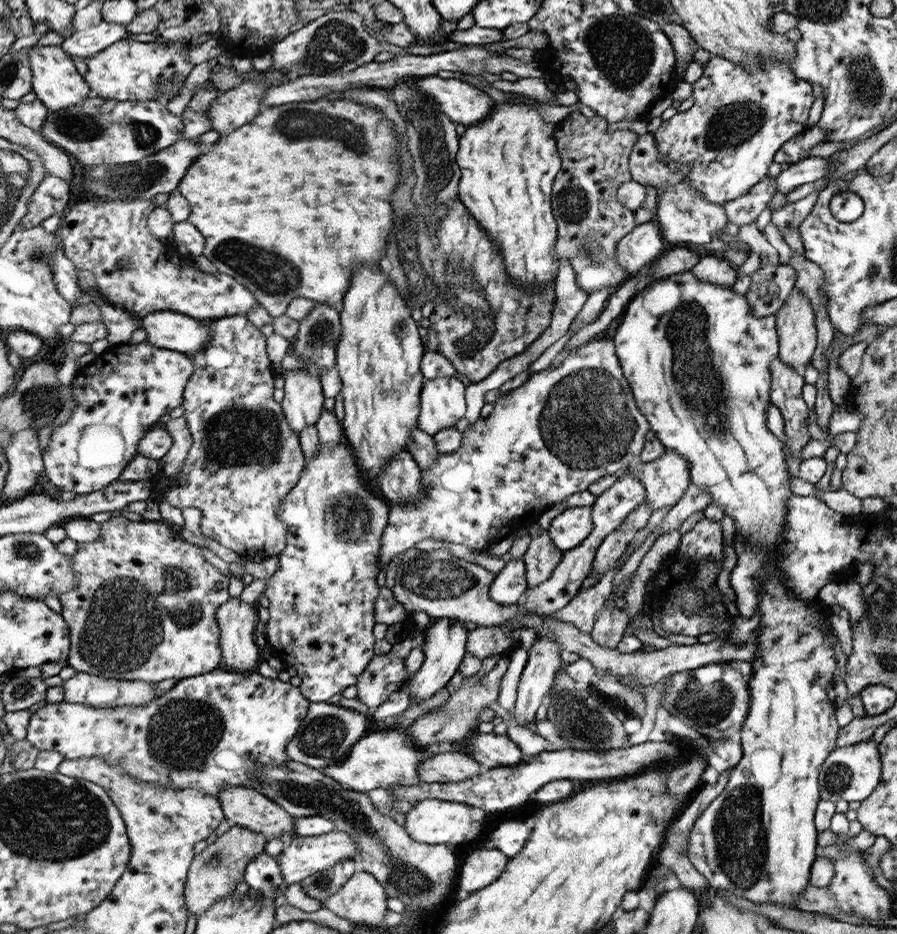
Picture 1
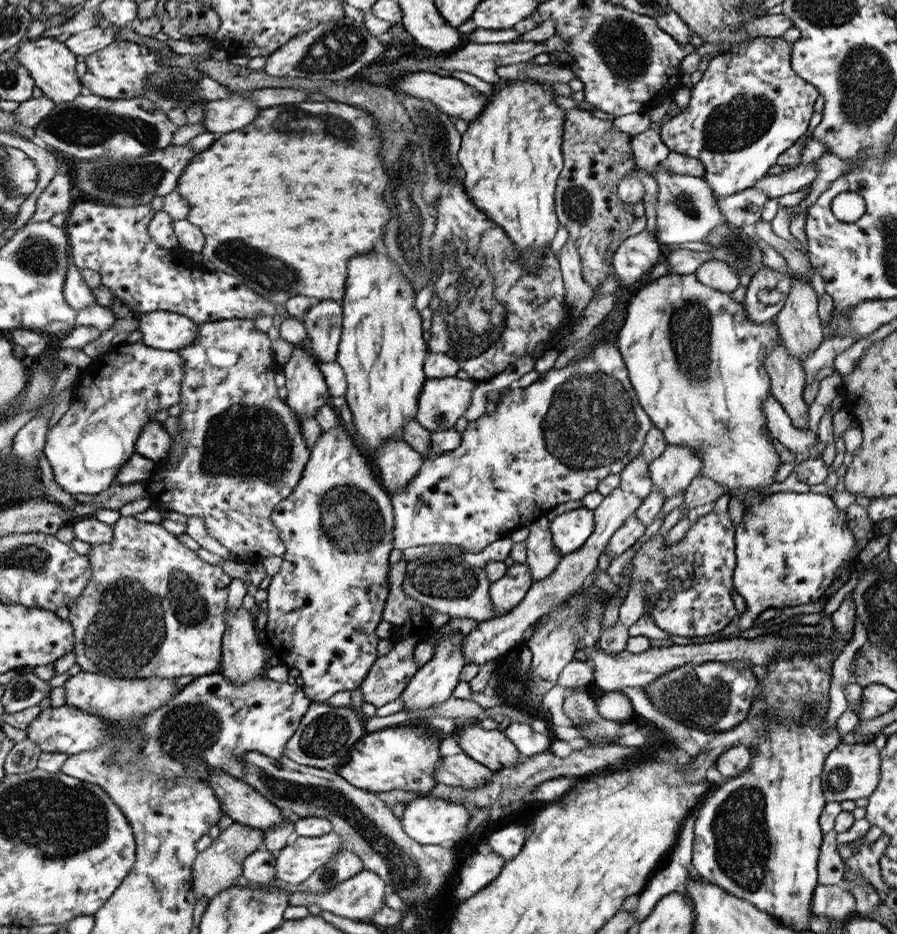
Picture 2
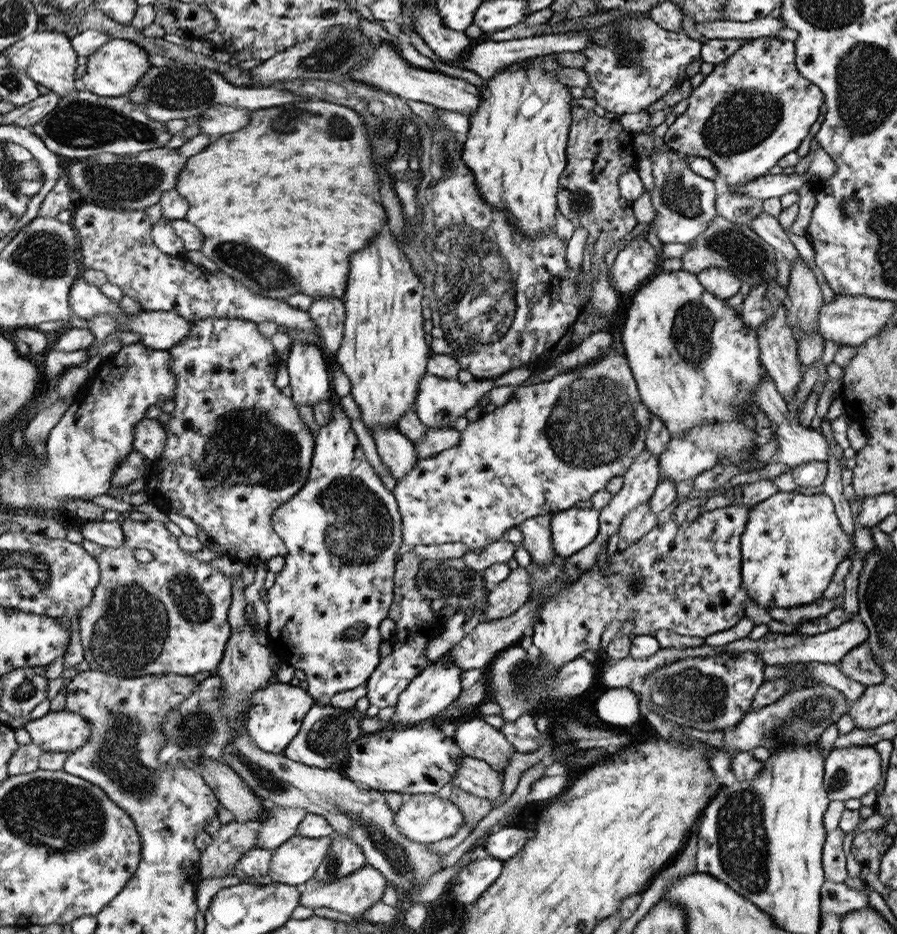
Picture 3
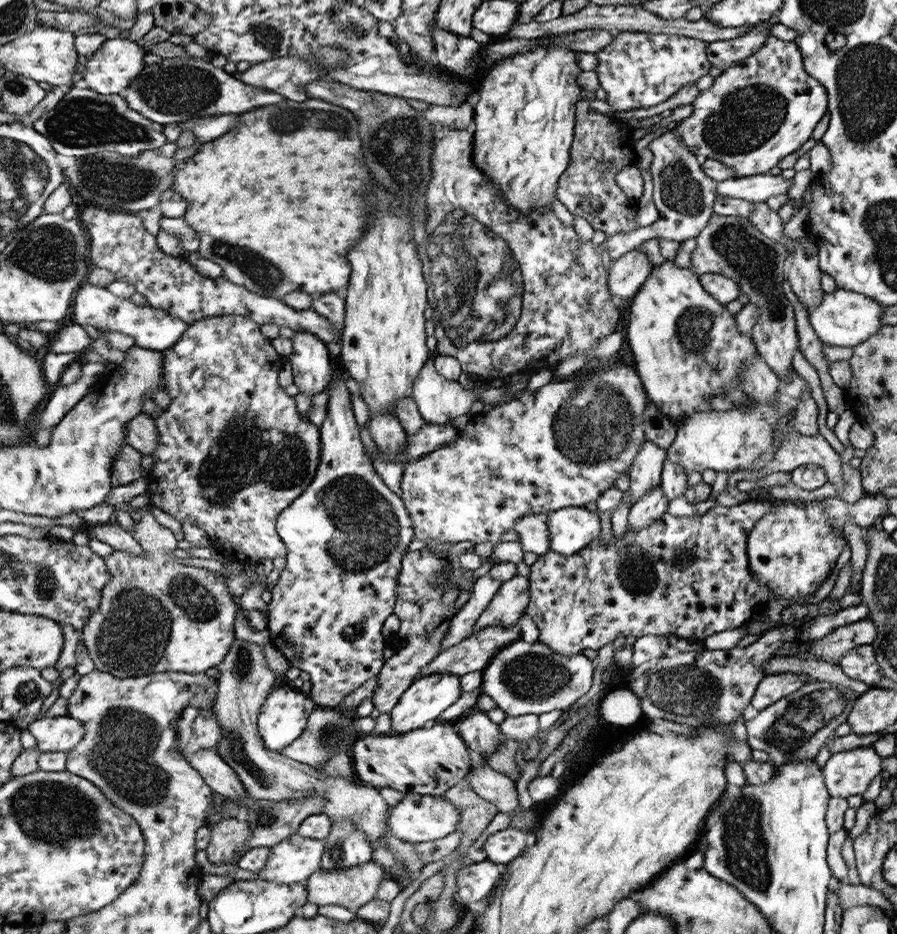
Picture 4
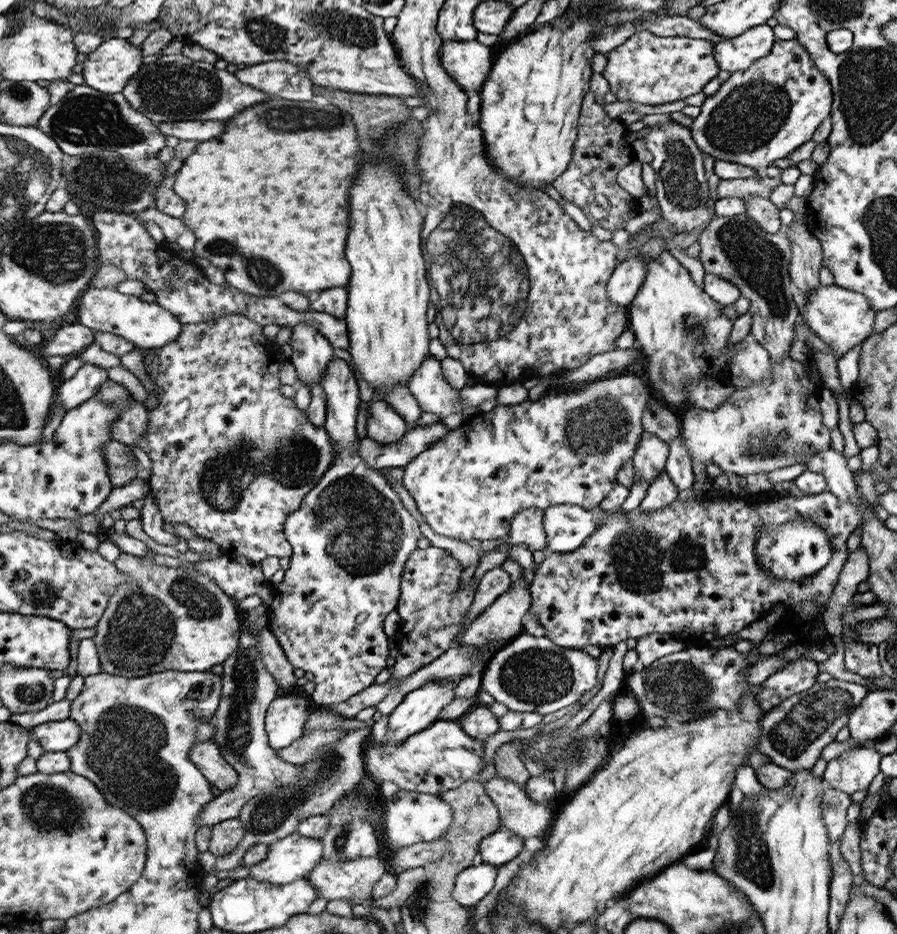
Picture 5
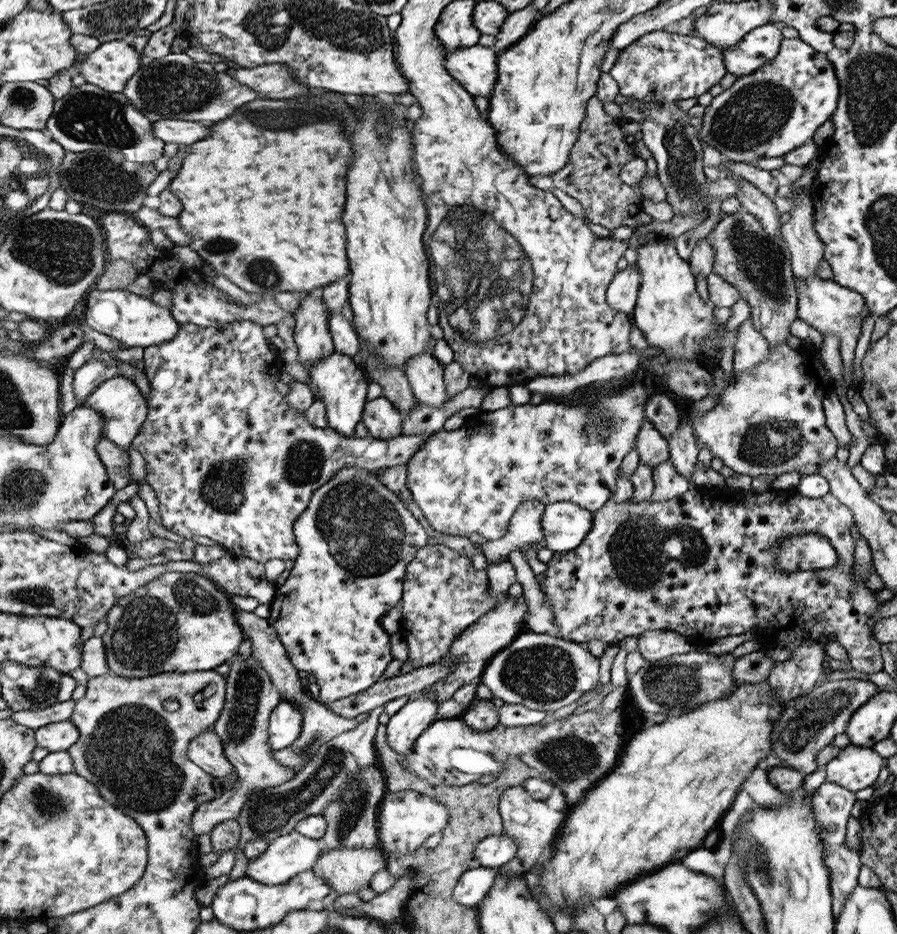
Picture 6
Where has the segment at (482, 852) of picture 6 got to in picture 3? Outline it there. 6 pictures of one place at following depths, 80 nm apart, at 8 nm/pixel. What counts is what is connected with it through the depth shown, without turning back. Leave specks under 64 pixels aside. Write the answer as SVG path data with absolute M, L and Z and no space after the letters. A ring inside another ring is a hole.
M518 827L496 828L484 841L484 847L490 856L506 862L528 844L526 831Z

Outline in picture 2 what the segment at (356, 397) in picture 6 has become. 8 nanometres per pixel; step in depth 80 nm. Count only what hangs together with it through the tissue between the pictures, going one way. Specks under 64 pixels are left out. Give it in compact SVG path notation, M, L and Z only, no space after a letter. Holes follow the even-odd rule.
M341 423L328 432L322 432L318 437L317 443L313 446L308 462L304 467L301 481L294 488L292 495L284 498L277 505L277 509L271 515L271 520L273 526L276 526L276 529L280 532L281 539L285 542L287 549L283 557L282 567L276 574L271 576L270 584L267 586L268 623L264 629L264 639L276 650L275 655L280 658L283 664L290 669L296 668L300 671L305 694L316 703L324 703L336 692L359 688L378 658L376 644L378 644L380 638L376 636L376 626L378 626L382 613L384 613L390 590L388 576L392 571L392 567L390 567L389 557L394 550L394 536L397 528L395 508L393 502L390 502L390 496L382 490L378 478L374 476L374 470L368 466L368 460L360 454L358 446L352 442L350 434L346 432L343 423Z

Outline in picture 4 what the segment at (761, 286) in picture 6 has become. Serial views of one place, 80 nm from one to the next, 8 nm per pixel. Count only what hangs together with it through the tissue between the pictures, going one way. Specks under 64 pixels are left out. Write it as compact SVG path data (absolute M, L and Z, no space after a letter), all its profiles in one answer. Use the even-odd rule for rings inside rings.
M715 212L709 224L695 239L697 246L690 256L690 267L696 270L698 276L704 273L726 275L732 279L732 282L738 284L741 294L749 296L750 302L756 305L760 311L759 321L753 326L749 335L753 337L753 341L757 345L757 352L777 374L779 380L787 378L792 370L792 356L798 346L794 310L788 304L788 298L784 296L784 290L782 290L782 280L784 280L782 266L784 266L784 260L788 254L782 254L780 252L782 248L776 242L772 242L772 238L760 233L748 218L741 216L720 216Z

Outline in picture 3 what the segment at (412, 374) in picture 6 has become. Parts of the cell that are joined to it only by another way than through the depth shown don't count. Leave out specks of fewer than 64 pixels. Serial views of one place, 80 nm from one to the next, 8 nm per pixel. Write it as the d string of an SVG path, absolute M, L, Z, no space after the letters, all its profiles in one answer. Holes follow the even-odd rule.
M425 374L419 385L415 413L420 422L427 428L453 427L458 418L465 416L470 409L477 406L478 401L490 390L496 387L495 379L476 379L466 383L452 380L452 378L438 378L438 375Z

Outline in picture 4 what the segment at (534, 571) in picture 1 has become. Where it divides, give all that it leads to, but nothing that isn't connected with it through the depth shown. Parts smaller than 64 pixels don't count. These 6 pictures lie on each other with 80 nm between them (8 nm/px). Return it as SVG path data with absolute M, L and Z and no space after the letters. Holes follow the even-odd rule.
M546 514L524 516L518 519L513 530L517 533L525 552L532 552L542 557L551 551Z

